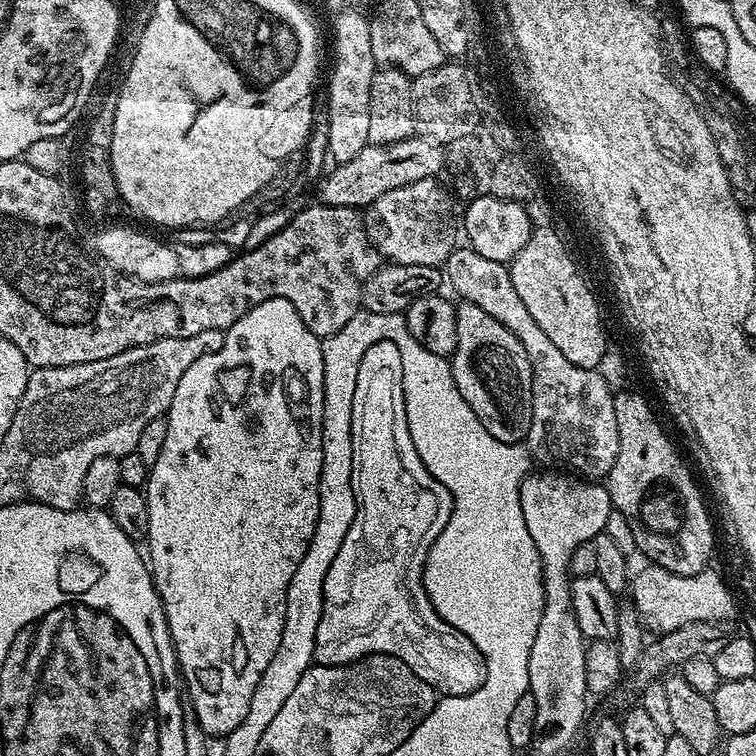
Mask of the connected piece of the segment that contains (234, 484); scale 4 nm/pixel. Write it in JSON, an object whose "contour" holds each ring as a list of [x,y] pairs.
{"contour":[[[284,296],[254,305],[224,332],[222,350],[214,350],[214,354],[198,358],[198,362],[194,362],[194,366],[182,374],[178,390],[174,390],[172,395],[166,419],[166,442],[162,442],[162,454],[158,454],[158,462],[150,466],[146,485],[150,506],[146,560],[150,565],[152,580],[156,583],[156,593],[160,595],[164,607],[170,638],[176,651],[178,672],[198,724],[208,738],[226,738],[239,726],[242,718],[246,718],[250,710],[250,698],[254,698],[254,690],[258,690],[258,682],[262,674],[266,674],[266,666],[270,666],[282,642],[290,578],[294,578],[294,570],[298,570],[298,562],[302,562],[318,522],[320,475],[324,461],[324,345],[321,337],[314,335],[306,322],[298,318],[298,310],[294,310],[294,305],[286,302]]]}

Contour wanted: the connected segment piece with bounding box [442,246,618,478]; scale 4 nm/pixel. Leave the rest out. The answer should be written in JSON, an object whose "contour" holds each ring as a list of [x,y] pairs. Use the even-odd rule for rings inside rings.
{"contour":[[[457,246],[448,255],[448,261],[442,265],[443,275],[452,283],[454,291],[460,295],[463,302],[474,302],[490,318],[502,322],[518,342],[522,342],[522,350],[530,358],[532,367],[532,421],[526,447],[531,459],[536,460],[540,466],[559,466],[564,470],[571,470],[584,478],[604,478],[609,470],[614,466],[614,458],[618,458],[618,418],[614,418],[614,392],[608,388],[606,382],[599,376],[595,368],[583,368],[574,366],[574,362],[566,362],[562,350],[546,338],[546,333],[530,318],[530,310],[522,302],[518,290],[514,290],[514,282],[510,282],[508,264],[494,262],[490,258],[482,258],[472,248],[467,246]]]}

